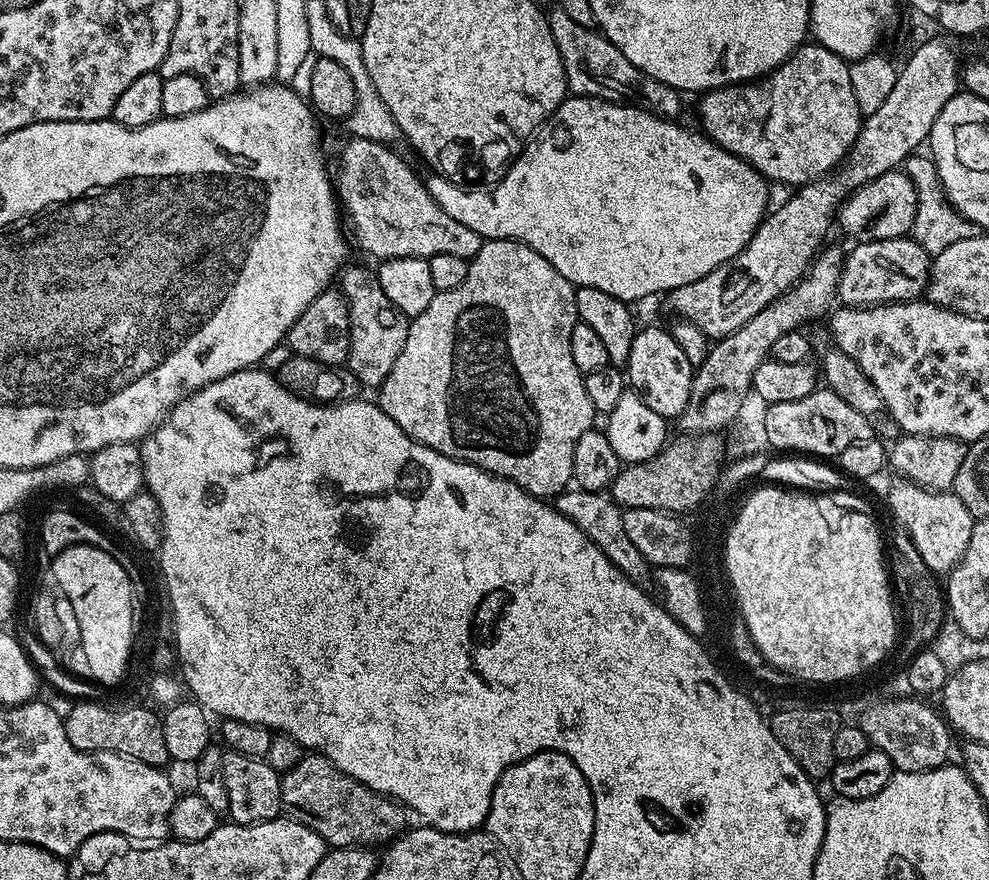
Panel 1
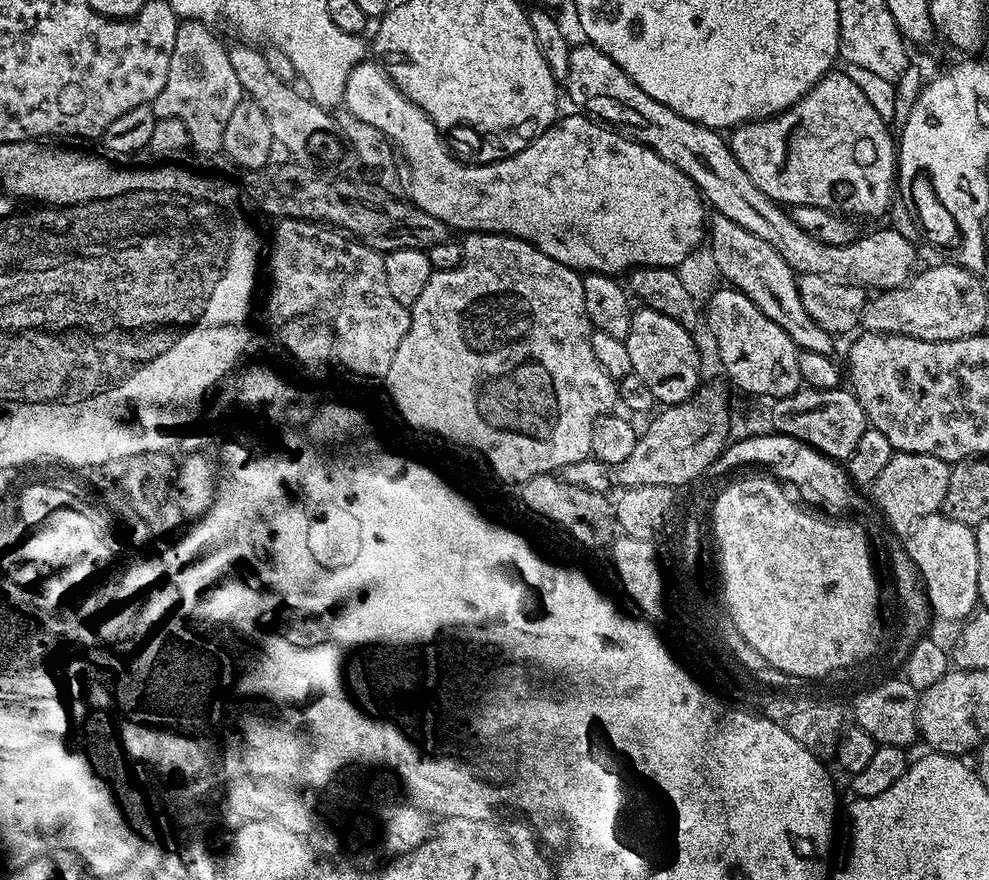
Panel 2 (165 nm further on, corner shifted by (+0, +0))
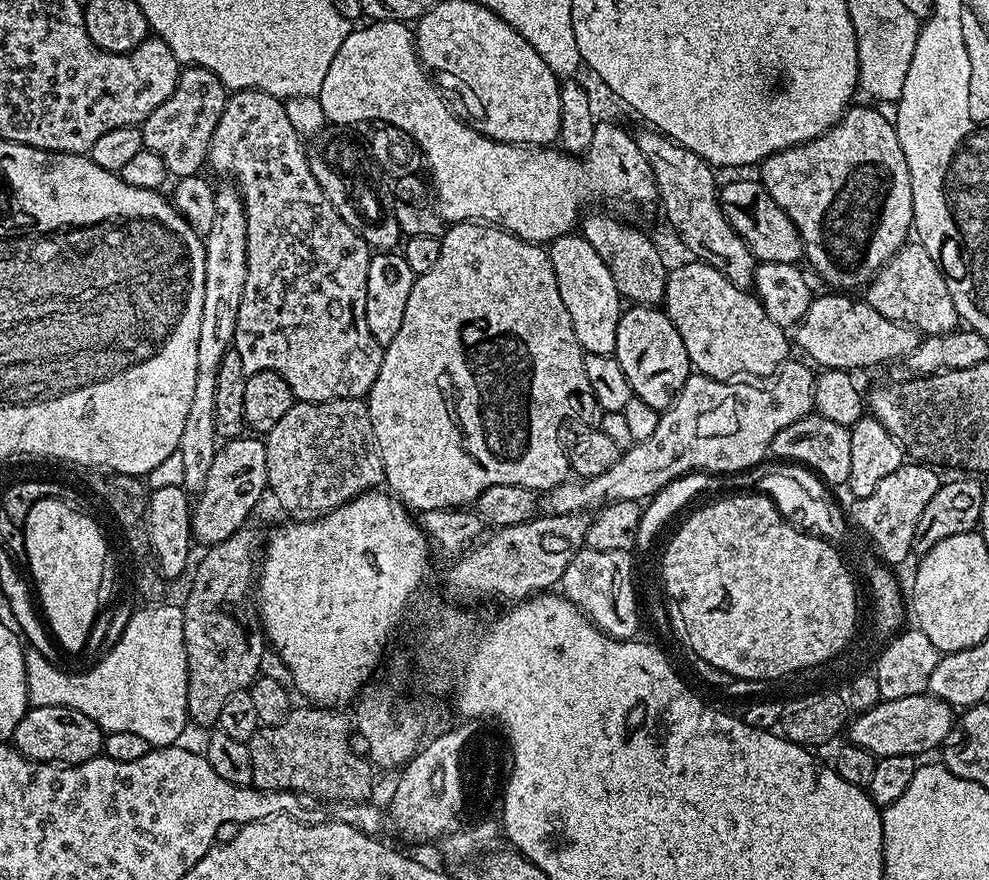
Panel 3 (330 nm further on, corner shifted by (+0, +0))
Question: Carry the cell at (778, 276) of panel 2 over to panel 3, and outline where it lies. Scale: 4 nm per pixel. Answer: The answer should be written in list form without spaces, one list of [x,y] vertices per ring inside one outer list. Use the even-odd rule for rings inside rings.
[[[652,128],[642,130],[634,139],[650,165],[651,172],[655,174],[657,197],[659,203],[662,202],[667,225],[692,250],[697,261],[721,272],[731,284],[743,285],[744,280],[751,281],[755,277],[758,261],[746,241],[730,226],[720,208],[715,169],[700,155],[682,147],[663,133]]]

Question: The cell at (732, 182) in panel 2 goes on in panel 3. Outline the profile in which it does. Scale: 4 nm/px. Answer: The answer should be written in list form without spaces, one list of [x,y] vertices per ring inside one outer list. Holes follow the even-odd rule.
[[[906,242],[882,265],[866,285],[866,302],[878,314],[909,325],[925,337],[940,336],[958,328],[956,307],[950,298],[946,278],[936,257],[931,256],[919,242]]]

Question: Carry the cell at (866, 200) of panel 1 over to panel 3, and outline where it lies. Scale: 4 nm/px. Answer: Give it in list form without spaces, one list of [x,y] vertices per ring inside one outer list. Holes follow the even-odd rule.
[[[759,179],[732,180],[725,188],[723,185],[719,189],[718,195],[725,218],[736,233],[746,241],[757,261],[765,264],[778,262],[799,265],[804,260],[804,243],[794,222],[790,222],[782,206],[778,206],[774,198],[770,198],[770,194],[764,189]]]

